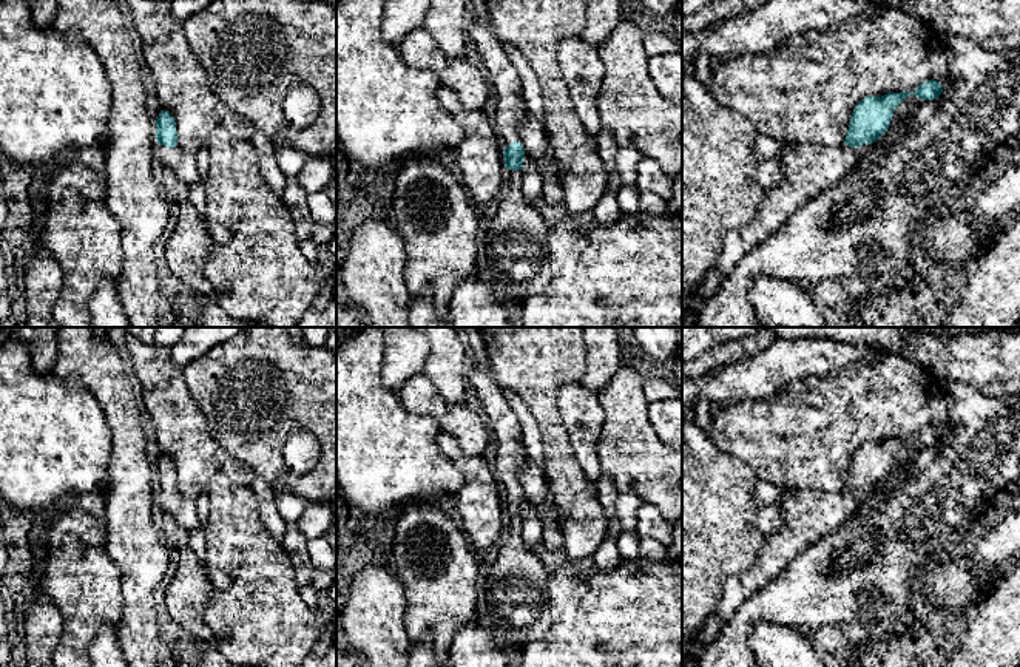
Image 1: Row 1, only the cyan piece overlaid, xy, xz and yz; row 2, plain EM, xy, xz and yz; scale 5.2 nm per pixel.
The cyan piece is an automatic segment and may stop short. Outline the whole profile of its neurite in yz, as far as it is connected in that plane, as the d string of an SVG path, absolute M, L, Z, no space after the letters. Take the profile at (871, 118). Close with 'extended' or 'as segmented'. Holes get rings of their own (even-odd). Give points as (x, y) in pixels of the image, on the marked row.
M927 80L914 93L867 96L855 107L843 145L793 142L782 150L778 157L787 181L768 188L761 208L747 227L725 233L714 269L691 298L690 313L697 313L738 262L781 229L801 204L838 185L873 147L880 147L884 154L914 110L923 100L934 100L941 93L940 82Z; extended

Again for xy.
M160 110L156 120L156 142L156 161L159 170L173 170L181 185L185 188L201 179L194 153L177 145L174 117L164 110Z; extended

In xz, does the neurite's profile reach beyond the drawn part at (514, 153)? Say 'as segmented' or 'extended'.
extended

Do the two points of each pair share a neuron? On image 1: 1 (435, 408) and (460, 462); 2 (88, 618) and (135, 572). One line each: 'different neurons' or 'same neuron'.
1: different neurons
2: different neurons

